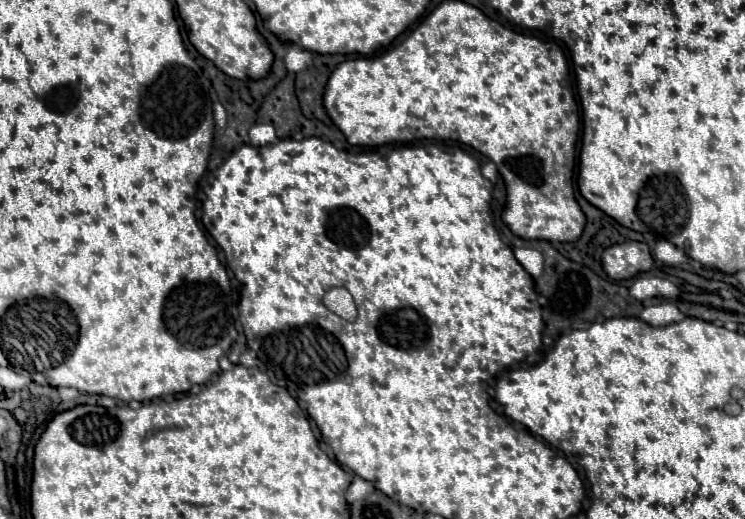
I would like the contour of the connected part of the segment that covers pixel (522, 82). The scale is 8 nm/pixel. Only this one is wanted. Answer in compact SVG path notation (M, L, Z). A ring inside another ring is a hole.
M444 1L440 3L400 45L386 51L382 57L374 59L350 59L340 63L334 73L328 77L322 105L332 119L332 123L344 133L346 141L350 145L366 145L366 147L378 147L388 143L404 143L414 139L452 139L460 141L464 145L474 147L488 159L492 159L498 167L498 173L504 179L506 185L506 207L502 211L502 221L510 227L510 231L522 239L546 239L546 241L576 241L584 229L584 213L578 207L574 199L574 157L576 157L576 141L580 131L580 115L578 105L572 91L572 81L568 73L568 61L562 51L562 47L556 41L542 41L536 35L522 35L516 33L492 19L488 19L482 11L478 11L472 5L466 5L462 1Z

